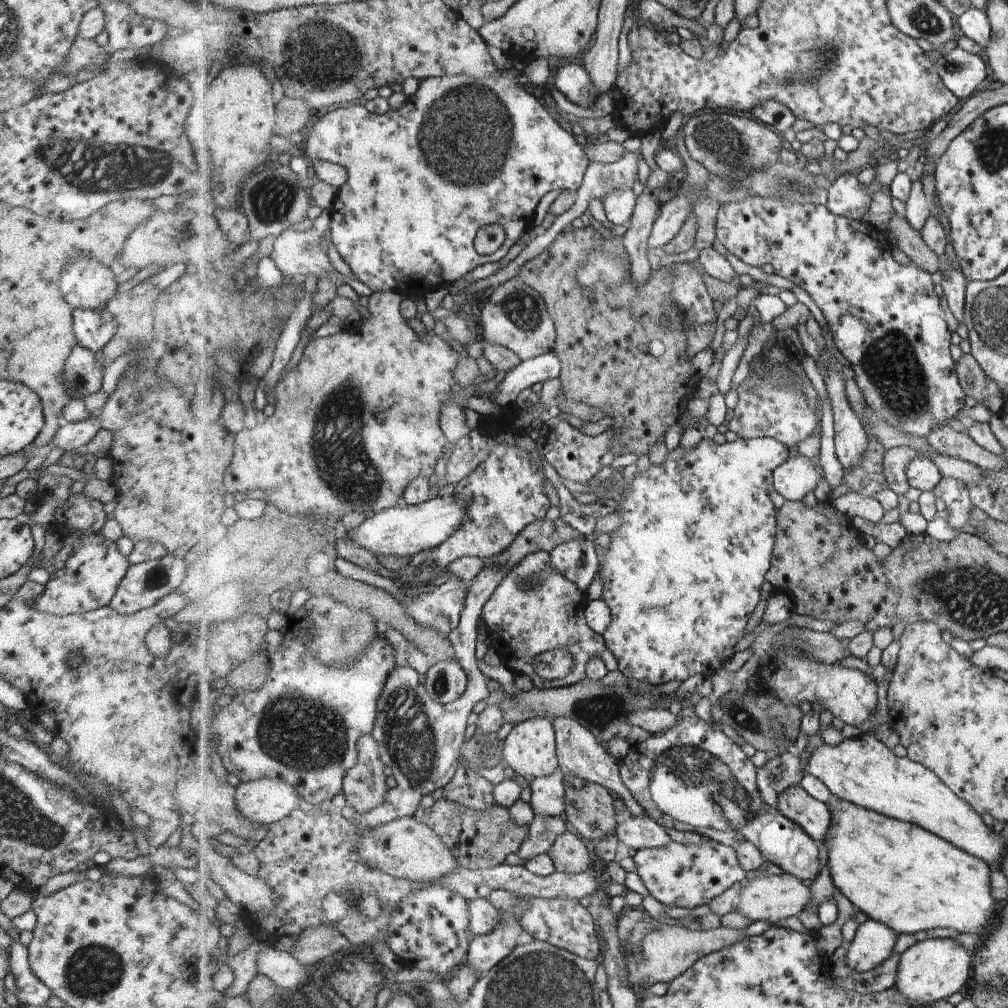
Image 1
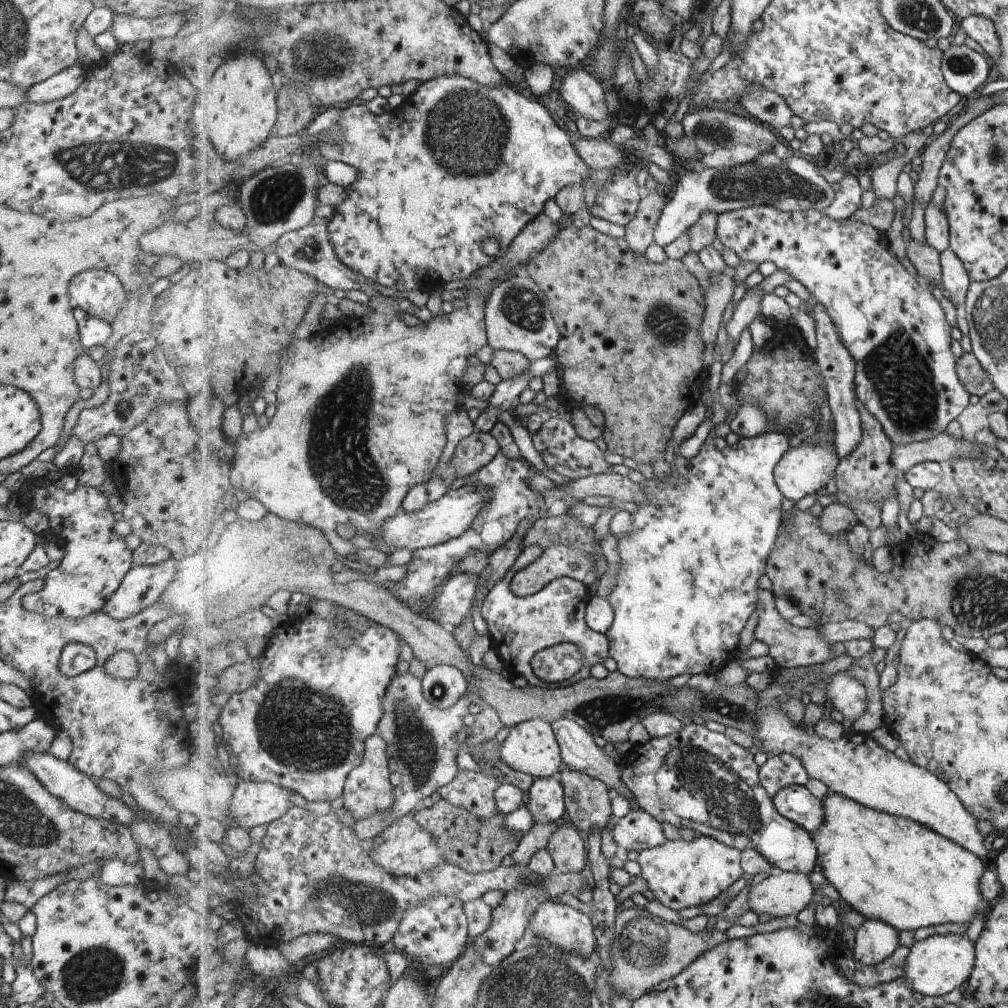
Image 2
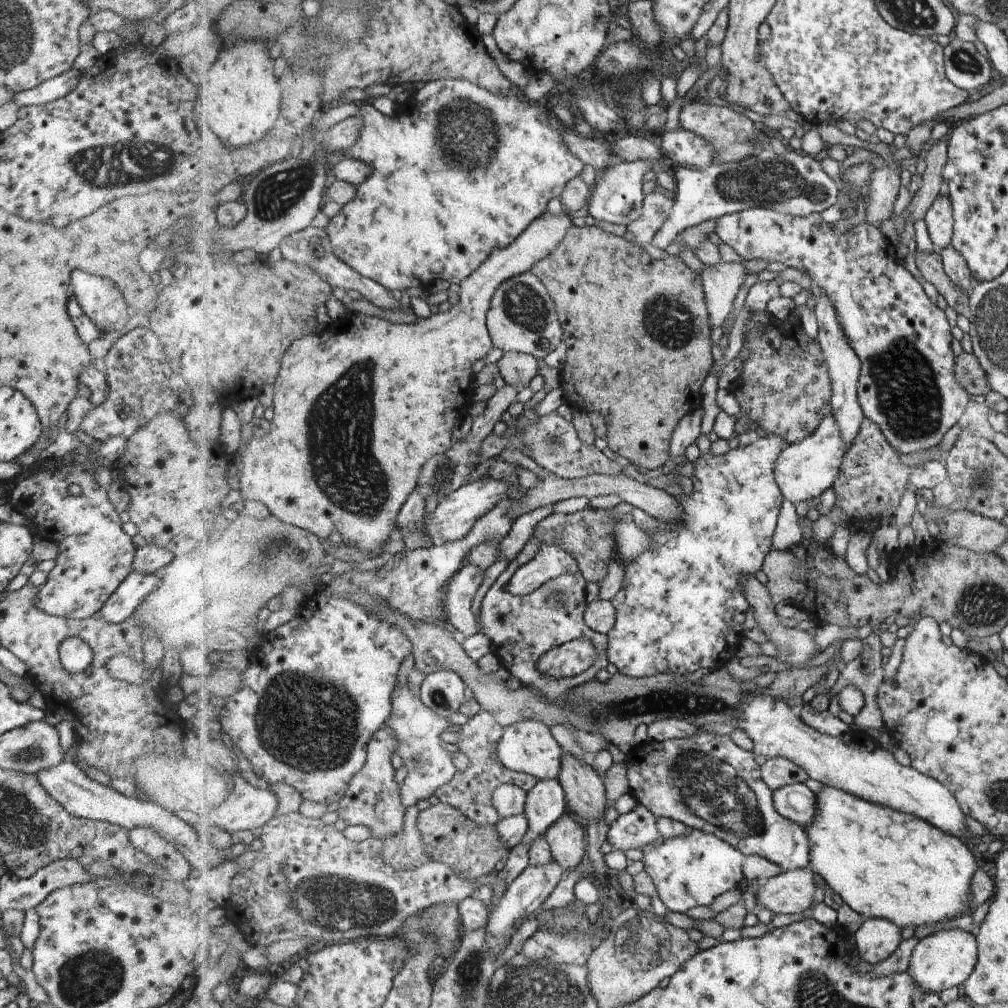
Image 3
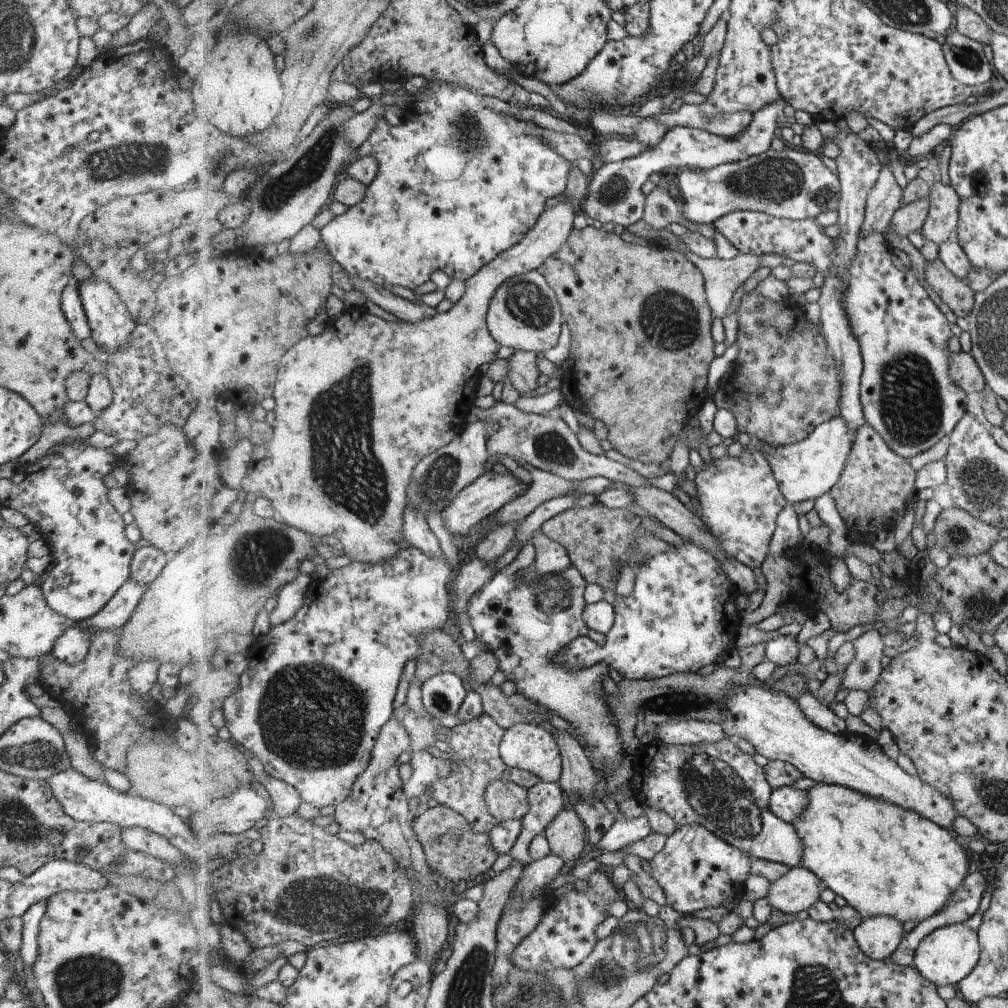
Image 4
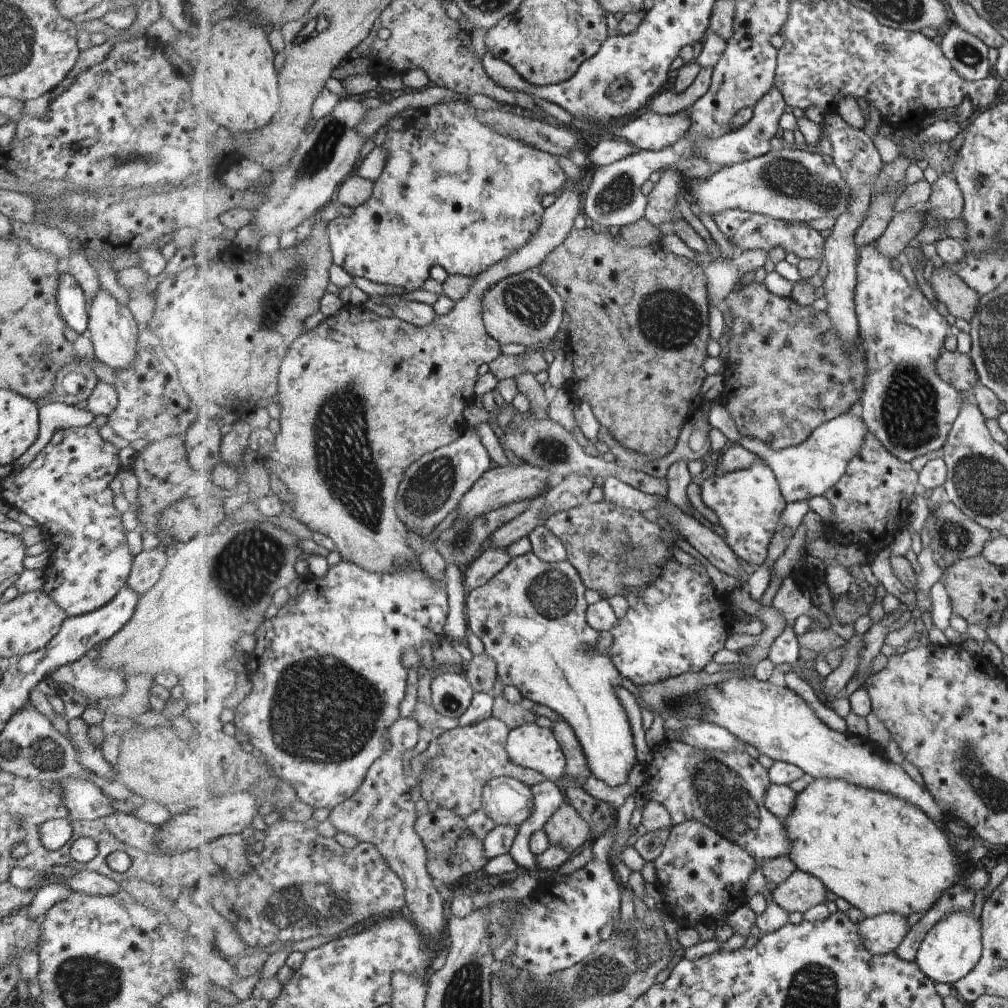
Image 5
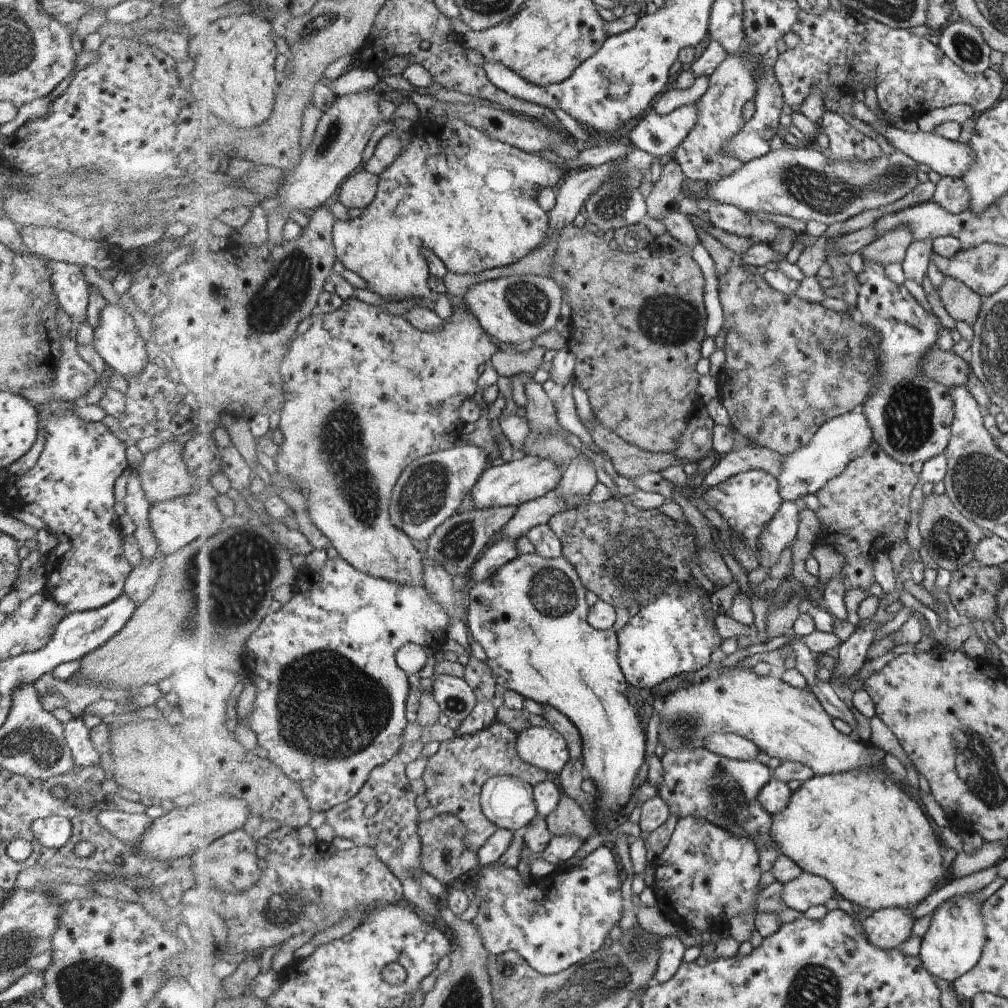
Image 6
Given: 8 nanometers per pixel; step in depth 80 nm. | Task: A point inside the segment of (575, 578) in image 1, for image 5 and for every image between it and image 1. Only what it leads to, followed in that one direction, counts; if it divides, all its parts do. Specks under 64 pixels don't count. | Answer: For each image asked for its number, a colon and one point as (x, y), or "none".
2: (559, 561)
3: (552, 561)
4: (551, 556)
5: (545, 543)

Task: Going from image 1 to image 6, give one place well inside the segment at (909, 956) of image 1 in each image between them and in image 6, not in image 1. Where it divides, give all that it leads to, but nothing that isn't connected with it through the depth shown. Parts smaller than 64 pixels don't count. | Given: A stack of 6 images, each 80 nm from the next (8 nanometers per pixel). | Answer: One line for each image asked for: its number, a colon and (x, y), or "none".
2: (936, 965)
3: (946, 958)
4: (948, 955)
5: (953, 948)
6: (953, 945)

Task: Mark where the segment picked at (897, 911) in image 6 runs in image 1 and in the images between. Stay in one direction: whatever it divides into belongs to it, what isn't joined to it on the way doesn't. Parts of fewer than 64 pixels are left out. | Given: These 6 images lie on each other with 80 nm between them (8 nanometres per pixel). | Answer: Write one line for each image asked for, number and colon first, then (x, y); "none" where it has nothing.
1: (873, 944)
2: (875, 940)
3: (877, 939)
4: (879, 936)
5: (882, 934)

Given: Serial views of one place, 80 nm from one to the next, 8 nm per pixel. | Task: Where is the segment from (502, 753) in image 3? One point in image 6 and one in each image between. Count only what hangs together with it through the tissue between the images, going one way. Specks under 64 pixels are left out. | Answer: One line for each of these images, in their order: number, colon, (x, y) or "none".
4: (526, 746)
5: (536, 747)
6: (545, 748)

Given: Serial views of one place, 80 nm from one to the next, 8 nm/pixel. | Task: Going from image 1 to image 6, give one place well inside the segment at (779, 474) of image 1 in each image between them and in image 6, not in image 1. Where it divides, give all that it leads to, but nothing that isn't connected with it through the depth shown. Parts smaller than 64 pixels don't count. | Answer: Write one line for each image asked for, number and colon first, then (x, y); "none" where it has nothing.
2: (804, 470)
3: (806, 469)
4: (805, 470)
5: (811, 468)
6: (842, 439)

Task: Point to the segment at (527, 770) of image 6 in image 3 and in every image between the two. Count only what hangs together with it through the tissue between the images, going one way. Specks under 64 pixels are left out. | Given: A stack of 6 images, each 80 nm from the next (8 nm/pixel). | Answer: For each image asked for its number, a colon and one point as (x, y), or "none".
3: (471, 789)
4: (475, 746)
5: (470, 756)

